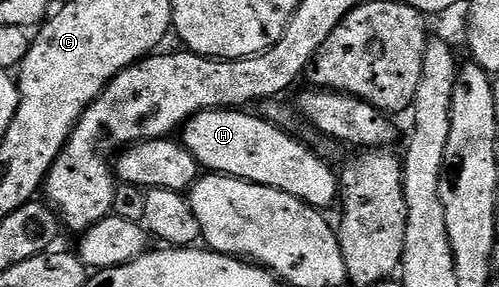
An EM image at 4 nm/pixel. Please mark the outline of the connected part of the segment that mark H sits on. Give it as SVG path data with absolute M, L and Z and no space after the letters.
M222 109L219 111L201 111L190 119L183 128L183 142L190 153L197 158L198 164L206 172L218 175L234 175L237 179L245 179L248 183L267 185L271 189L279 189L283 193L291 193L291 197L299 197L307 205L318 209L326 209L338 202L339 179L319 156L308 151L288 130L277 127L260 114L248 115L245 109Z

